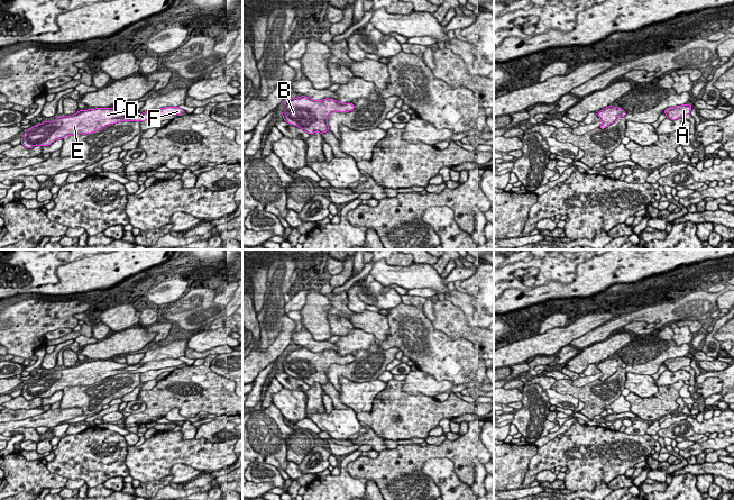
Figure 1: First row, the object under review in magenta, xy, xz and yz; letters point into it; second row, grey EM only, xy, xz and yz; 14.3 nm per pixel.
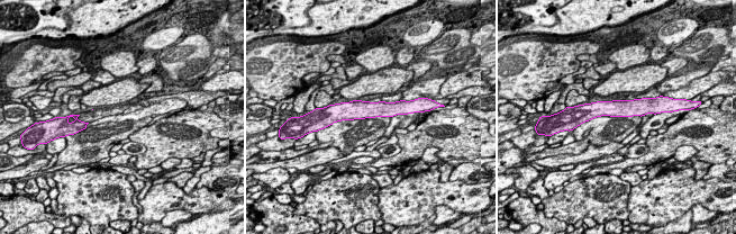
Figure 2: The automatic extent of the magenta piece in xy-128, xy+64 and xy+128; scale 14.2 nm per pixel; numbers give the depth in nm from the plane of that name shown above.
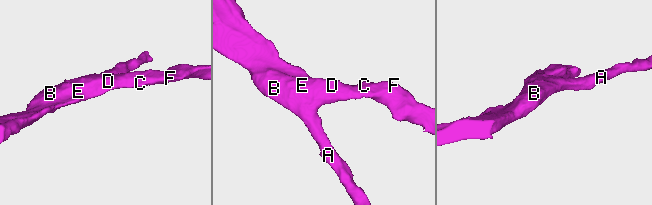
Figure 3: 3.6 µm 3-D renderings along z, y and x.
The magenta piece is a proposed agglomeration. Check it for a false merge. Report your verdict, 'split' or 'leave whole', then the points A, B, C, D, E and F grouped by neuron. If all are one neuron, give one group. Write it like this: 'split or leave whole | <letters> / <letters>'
leave whole | A B C D E F

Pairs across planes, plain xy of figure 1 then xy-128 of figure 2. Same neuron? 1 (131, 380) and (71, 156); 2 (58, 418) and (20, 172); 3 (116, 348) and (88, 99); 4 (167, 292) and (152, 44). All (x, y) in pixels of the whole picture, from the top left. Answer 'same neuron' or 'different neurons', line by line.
1: same neuron
2: same neuron
3: same neuron
4: same neuron

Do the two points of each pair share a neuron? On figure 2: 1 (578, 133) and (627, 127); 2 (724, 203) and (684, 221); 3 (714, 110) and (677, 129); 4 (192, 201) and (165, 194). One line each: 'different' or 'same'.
1: same
2: different
3: same
4: same

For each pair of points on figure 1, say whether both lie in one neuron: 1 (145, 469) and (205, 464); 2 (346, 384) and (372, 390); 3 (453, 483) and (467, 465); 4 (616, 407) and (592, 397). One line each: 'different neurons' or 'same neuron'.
1: same neuron
2: same neuron
3: different neurons
4: different neurons

